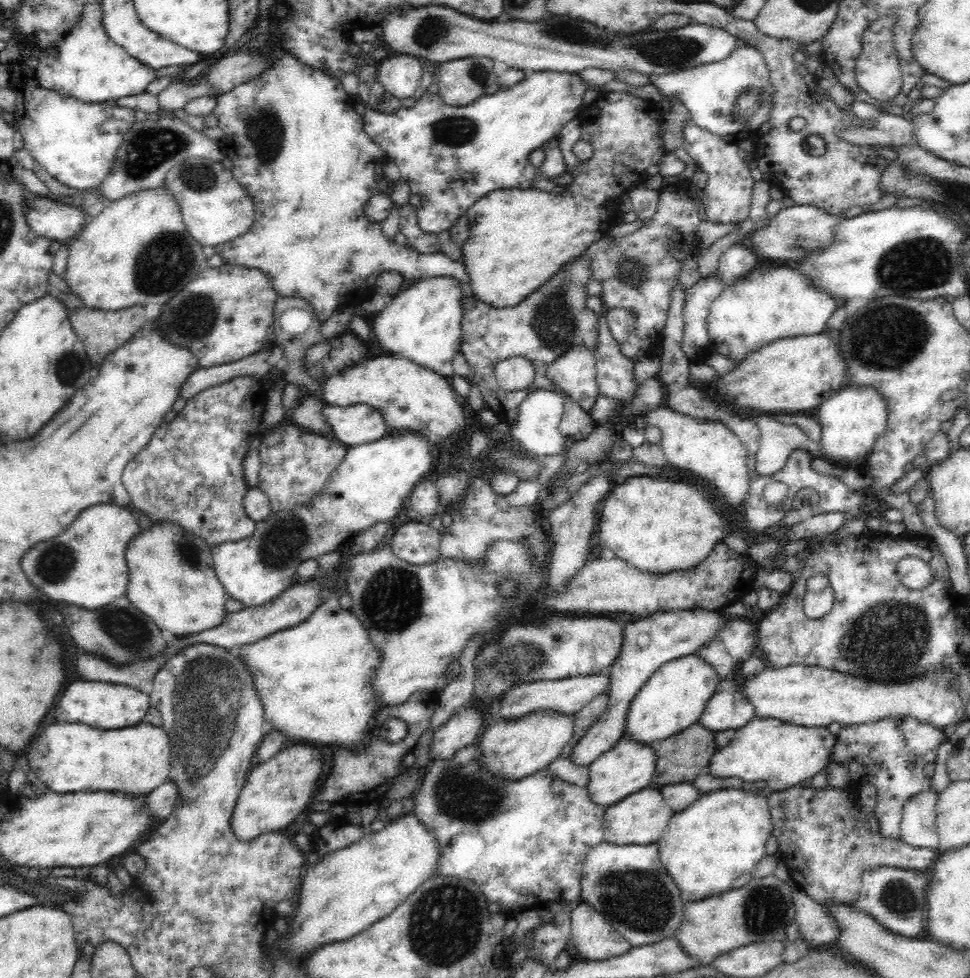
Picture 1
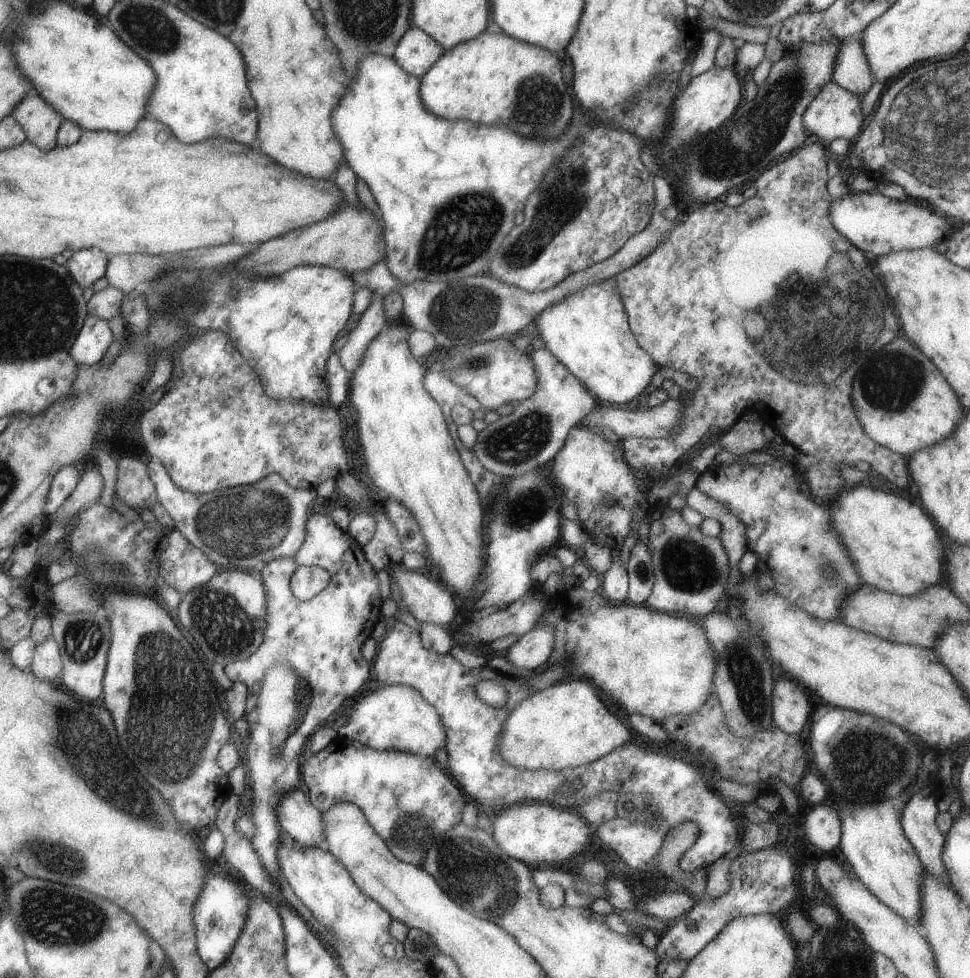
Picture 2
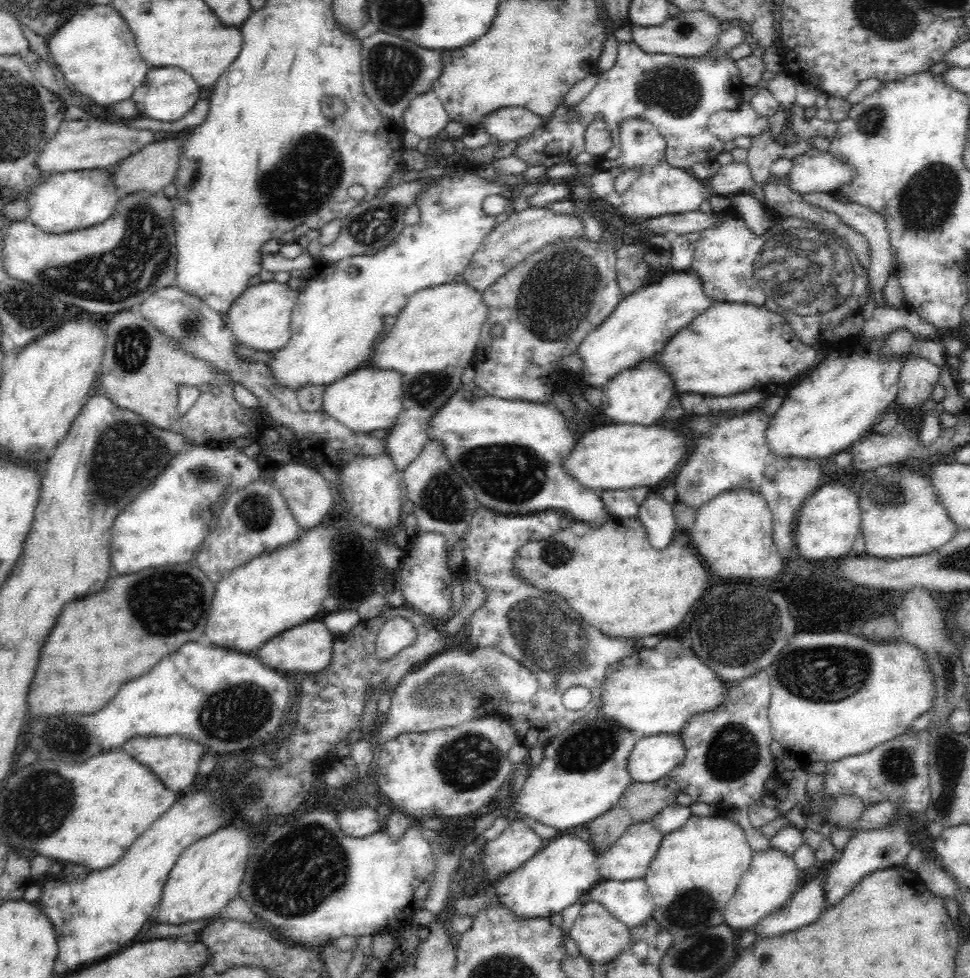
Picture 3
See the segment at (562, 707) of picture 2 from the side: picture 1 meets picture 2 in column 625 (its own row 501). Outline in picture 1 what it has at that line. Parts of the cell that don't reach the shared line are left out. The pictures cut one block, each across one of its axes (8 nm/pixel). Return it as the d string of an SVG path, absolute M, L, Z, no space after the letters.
M660 405L651 408L644 414L645 426L656 426L660 430L660 446L662 447L664 456L668 464L682 468L682 470L690 470L694 474L706 478L708 482L712 482L718 492L730 502L730 504L742 504L746 491L748 490L748 469L747 469L747 452L742 441L736 437L734 431L716 419L702 419L700 417L692 417L688 413L682 413L672 410L668 405Z

